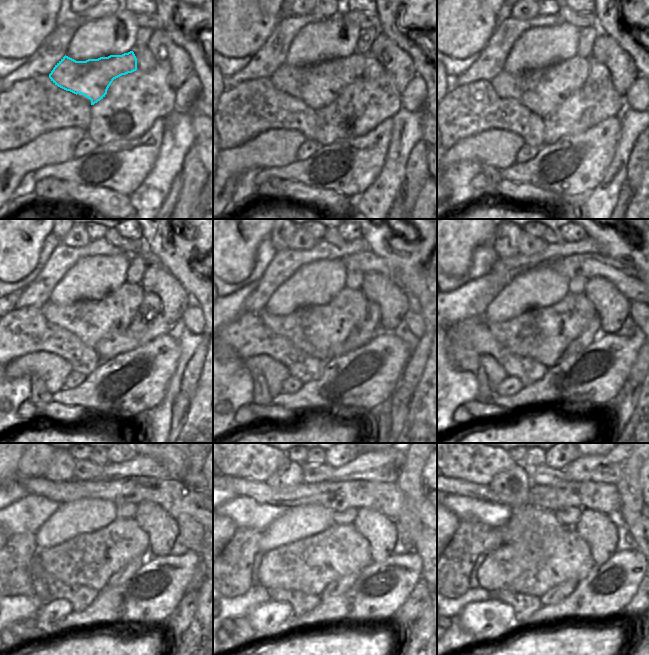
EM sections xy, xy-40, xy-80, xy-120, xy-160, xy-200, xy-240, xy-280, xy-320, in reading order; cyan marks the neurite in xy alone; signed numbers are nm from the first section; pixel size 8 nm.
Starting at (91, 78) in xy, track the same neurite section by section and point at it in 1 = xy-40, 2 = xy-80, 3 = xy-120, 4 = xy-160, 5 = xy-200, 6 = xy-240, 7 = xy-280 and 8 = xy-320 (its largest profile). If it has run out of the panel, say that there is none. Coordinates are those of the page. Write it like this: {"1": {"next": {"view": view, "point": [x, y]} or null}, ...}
{"1": {"next": {"view": "xy-40", "point": [324, 81]}}, "2": {"next": {"view": "xy-80", "point": [553, 84]}}, "3": {"next": {"view": "xy-120", "point": [114, 312]}}, "4": {"next": {"view": "xy-160", "point": [348, 308]}}, "5": {"next": {"view": "xy-200", "point": [570, 316]}}, "6": {"next": {"view": "xy-240", "point": [123, 539]}}, "7": {"next": {"view": "xy-280", "point": [350, 549]}}, "8": {"next": {"view": "xy-320", "point": [574, 561]}}}

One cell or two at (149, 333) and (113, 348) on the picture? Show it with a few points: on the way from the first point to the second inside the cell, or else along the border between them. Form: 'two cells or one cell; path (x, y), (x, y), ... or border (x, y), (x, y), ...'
one cell; path (140, 337), (122, 342)

